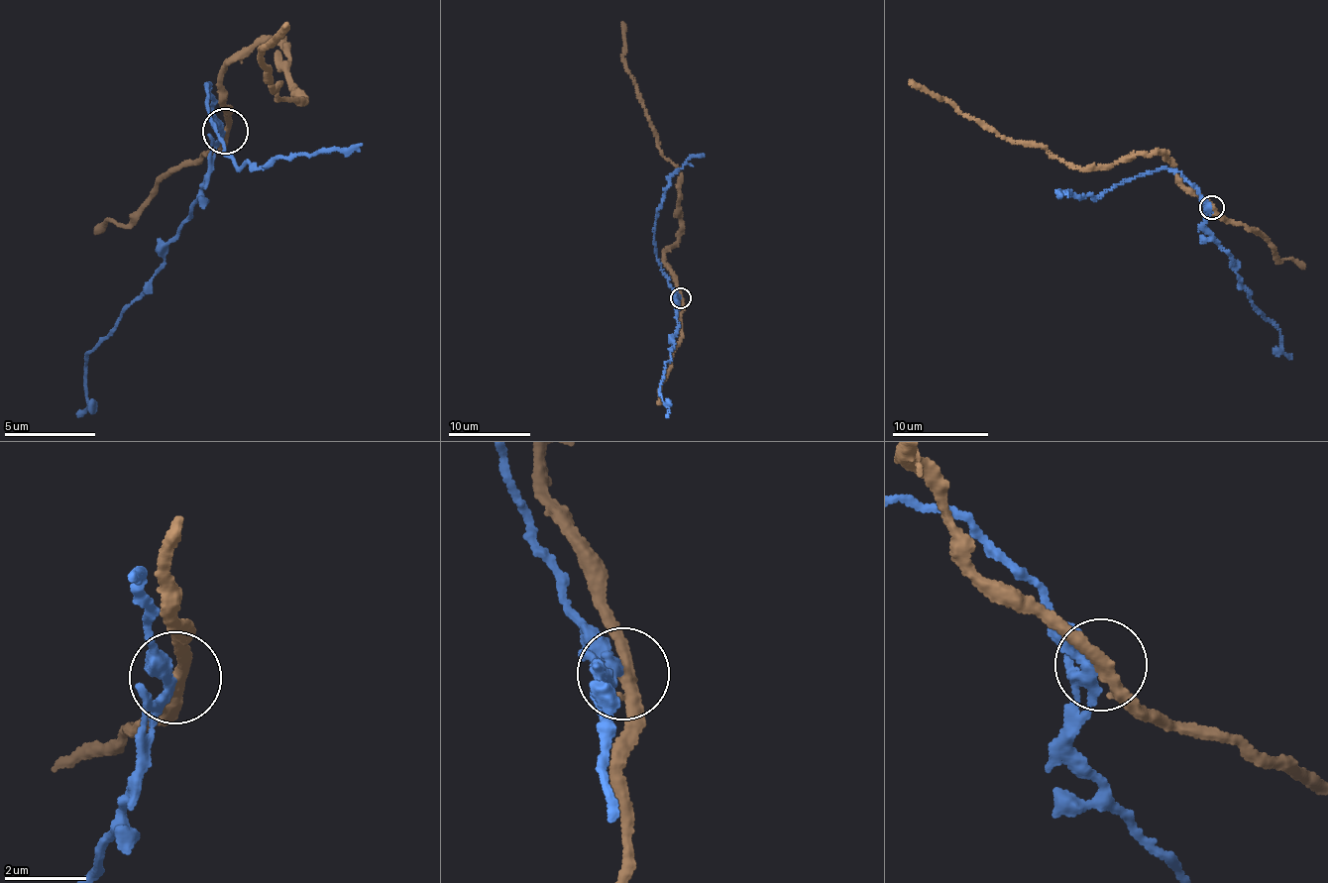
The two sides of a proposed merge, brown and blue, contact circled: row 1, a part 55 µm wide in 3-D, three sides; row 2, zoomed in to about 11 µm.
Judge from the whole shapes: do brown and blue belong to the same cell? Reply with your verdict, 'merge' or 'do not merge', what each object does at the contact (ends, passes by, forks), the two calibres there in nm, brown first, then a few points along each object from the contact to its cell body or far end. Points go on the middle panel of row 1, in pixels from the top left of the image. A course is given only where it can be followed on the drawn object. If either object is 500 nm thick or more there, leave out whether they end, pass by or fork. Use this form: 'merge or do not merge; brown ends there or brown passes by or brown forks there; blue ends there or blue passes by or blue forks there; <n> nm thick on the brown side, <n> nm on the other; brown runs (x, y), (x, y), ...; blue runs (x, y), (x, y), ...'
do not merge; brown passes by; blue forks there; 320 nm thick on the brown side, 240 nm on the other; brown runs (680, 297), (676, 275), (663, 257), (678, 240), (680, 170), (656, 145), (647, 109), (627, 68), (622, 22); blue runs (680, 297), (676, 299), (679, 328), (660, 388), (669, 409), (666, 417)

